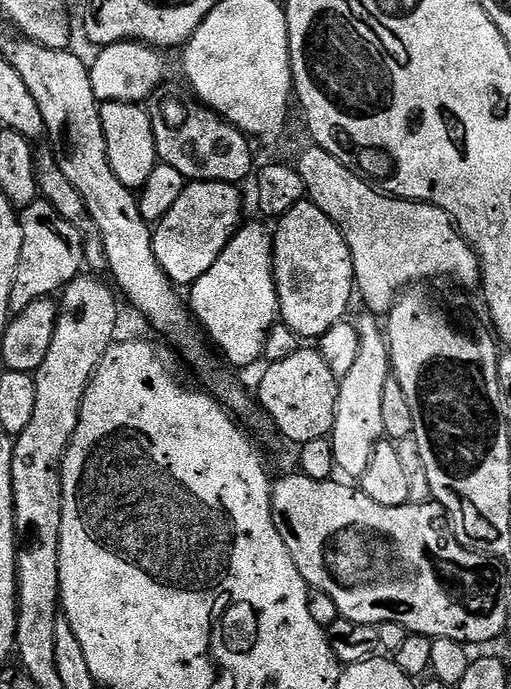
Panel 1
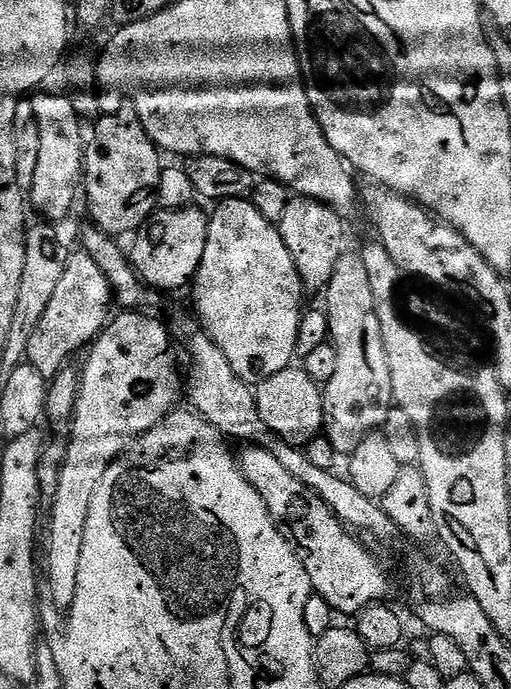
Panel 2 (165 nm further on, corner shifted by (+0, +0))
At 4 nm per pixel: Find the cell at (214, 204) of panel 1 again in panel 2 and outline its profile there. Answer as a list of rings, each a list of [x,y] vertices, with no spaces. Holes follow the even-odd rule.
[[[196,207],[157,210],[149,216],[148,221],[135,233],[134,239],[136,241],[133,242],[132,248],[130,247],[132,269],[139,274],[144,283],[149,284],[161,293],[167,294],[167,292],[174,291],[175,288],[185,287],[184,289],[187,289],[202,262],[202,254],[206,254],[209,213]]]

